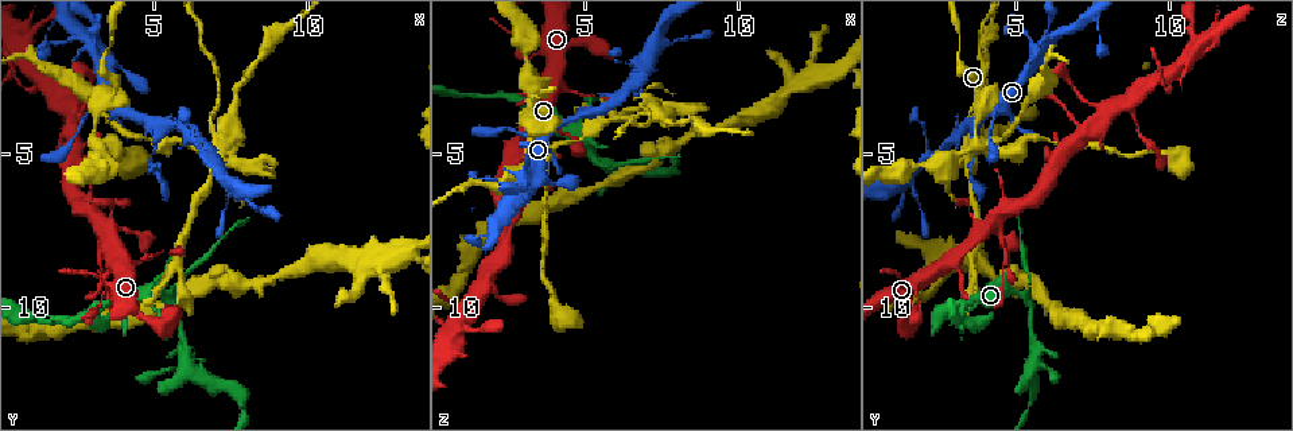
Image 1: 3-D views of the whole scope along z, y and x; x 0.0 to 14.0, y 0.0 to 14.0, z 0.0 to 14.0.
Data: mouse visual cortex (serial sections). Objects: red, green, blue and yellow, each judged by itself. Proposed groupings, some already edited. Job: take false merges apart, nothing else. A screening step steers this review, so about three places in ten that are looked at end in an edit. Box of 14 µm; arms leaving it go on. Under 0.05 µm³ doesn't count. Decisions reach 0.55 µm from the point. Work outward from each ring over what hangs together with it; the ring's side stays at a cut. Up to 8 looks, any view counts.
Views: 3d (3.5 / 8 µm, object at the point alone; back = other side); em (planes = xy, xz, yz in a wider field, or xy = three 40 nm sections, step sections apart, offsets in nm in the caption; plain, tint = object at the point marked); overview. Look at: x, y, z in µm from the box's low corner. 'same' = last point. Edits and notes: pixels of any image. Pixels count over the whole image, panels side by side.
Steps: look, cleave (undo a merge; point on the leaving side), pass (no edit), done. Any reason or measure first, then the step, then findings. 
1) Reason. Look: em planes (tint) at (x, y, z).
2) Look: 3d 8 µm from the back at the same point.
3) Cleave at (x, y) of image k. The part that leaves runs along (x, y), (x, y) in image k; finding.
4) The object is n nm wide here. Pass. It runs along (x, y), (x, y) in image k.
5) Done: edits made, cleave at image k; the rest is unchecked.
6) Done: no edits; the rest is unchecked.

Sharp bend. Look: 3d 3.5 µm at (3.2, 3.9, 3.7).

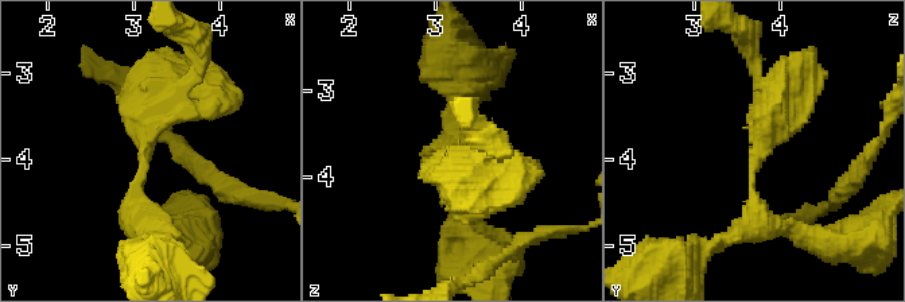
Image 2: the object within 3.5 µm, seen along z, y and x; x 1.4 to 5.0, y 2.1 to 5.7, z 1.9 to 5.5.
The arms are 150, 250 nm wide. Cleave at (789, 64) of image 2. A second cell is stuck on.

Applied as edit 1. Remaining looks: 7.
Look: overview.

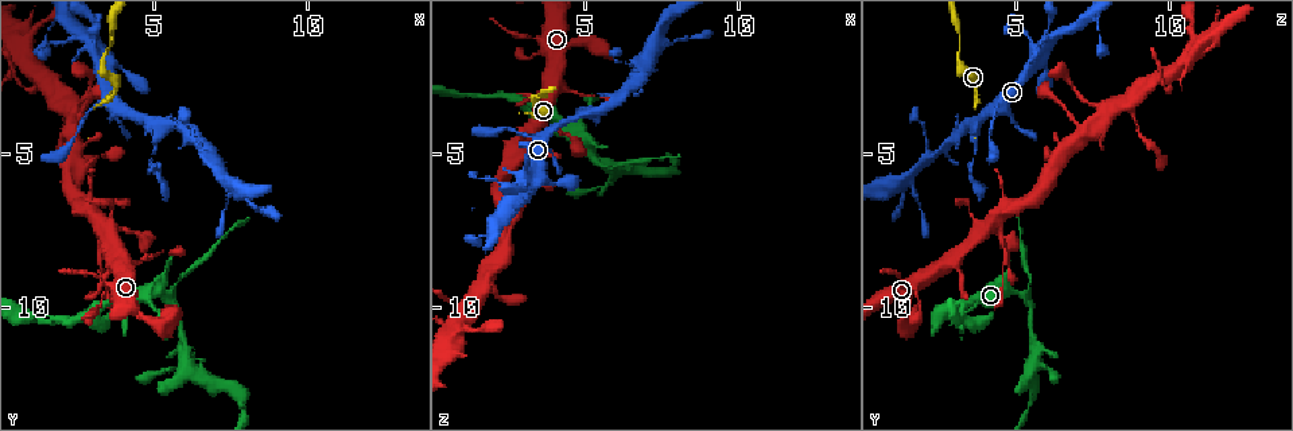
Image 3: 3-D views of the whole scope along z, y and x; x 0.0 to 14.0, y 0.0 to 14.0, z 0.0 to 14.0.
Look: 3d 3.5 µm at (4.9, 5.0, 3.7).

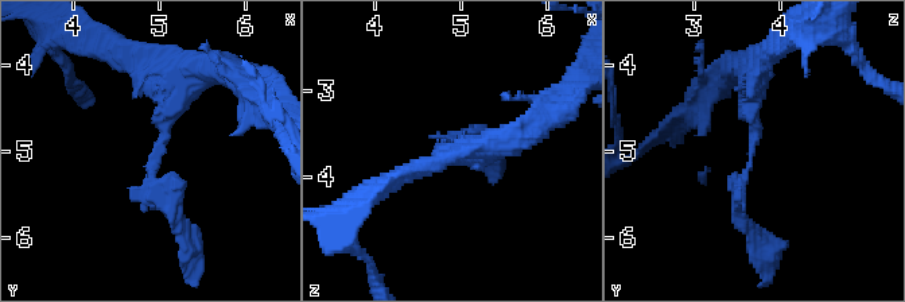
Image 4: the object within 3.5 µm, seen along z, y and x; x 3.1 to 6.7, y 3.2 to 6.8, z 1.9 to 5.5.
Look: em planes (tint) at (4.95, 5.10, 3.65).

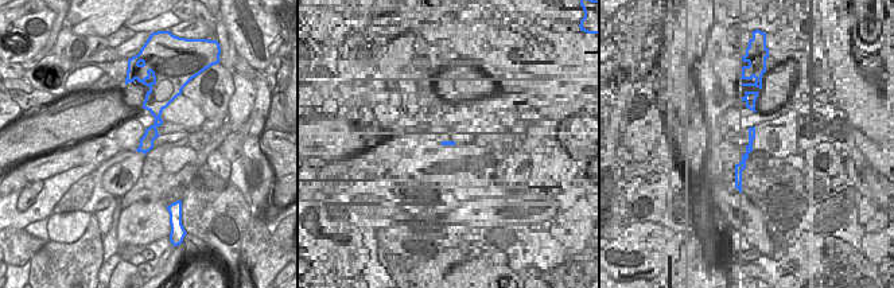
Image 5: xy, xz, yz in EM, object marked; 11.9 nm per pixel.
The object is 160 nm wide here. Cleave at (166, 198) of image 4. The part that leaves runs along (156, 157), (152, 177), (194, 263) in image 4; a second cell is stuck on.

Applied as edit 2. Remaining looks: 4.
Redraw. Look: overview.

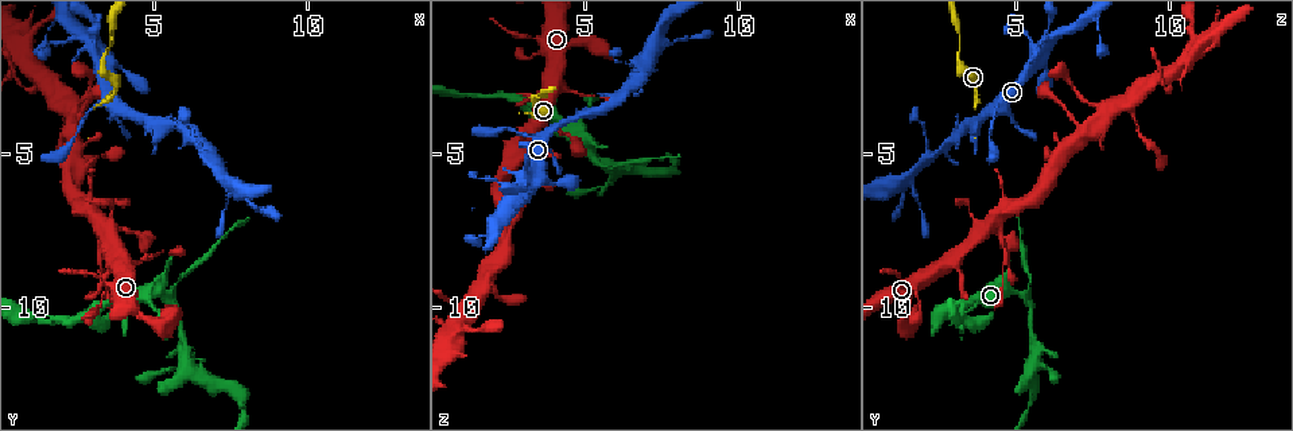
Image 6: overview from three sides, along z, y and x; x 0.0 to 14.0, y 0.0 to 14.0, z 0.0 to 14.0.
Sharp bend. Look: 3d 3.5 µm at (6.9, 5.1, 2.4).

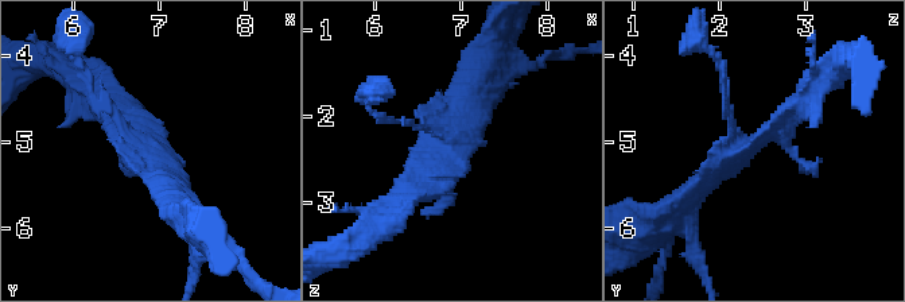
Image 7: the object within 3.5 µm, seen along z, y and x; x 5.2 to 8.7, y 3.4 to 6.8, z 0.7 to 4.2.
Look: em planes (tint) at (6.85, 5.05, 2.35).

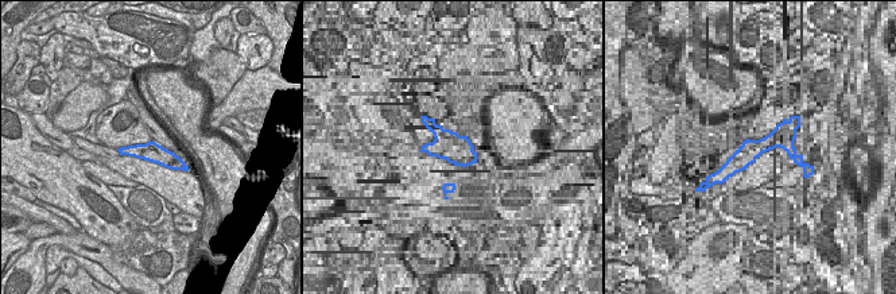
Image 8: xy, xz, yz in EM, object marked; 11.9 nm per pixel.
The object is 240 nm wide here. Pass. It runs along (804, 101), (687, 197) in image 7; one cell here.

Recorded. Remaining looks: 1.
Done: edits made, cleave at image 2, cleave at image 4; the rest is unchecked.

